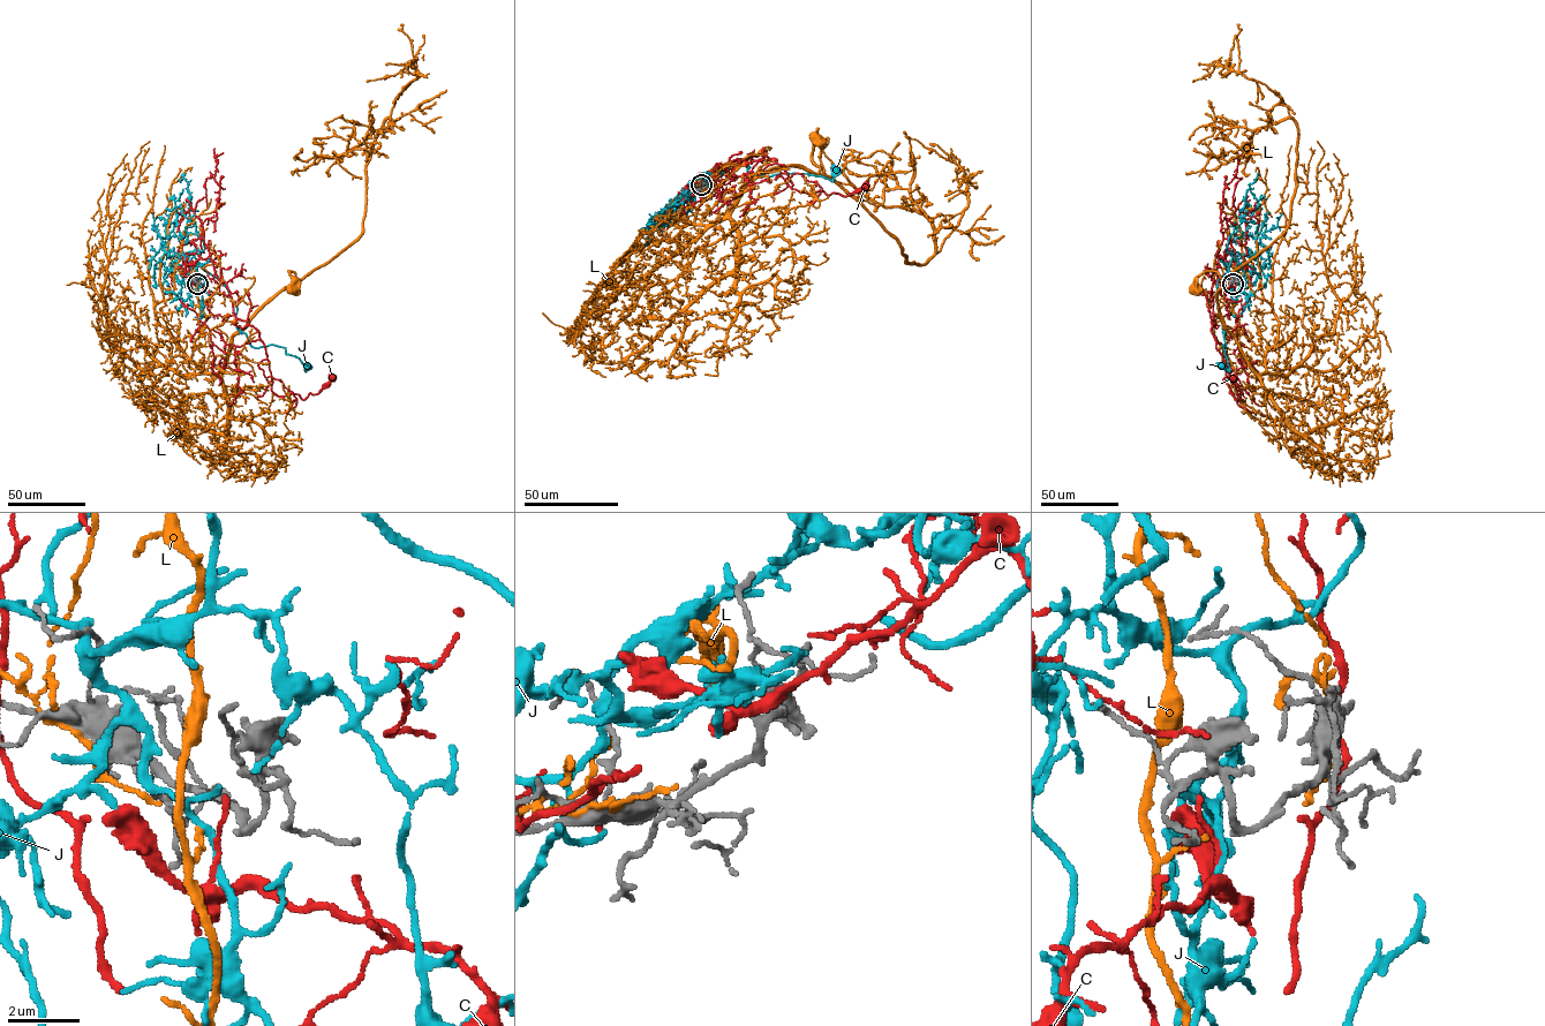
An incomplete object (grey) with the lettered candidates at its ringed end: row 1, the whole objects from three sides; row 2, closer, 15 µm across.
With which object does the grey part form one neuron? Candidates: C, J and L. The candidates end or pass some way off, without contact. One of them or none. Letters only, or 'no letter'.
no letter

